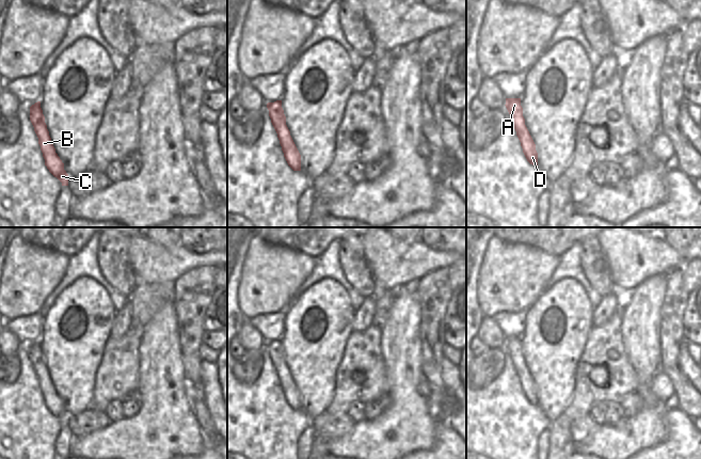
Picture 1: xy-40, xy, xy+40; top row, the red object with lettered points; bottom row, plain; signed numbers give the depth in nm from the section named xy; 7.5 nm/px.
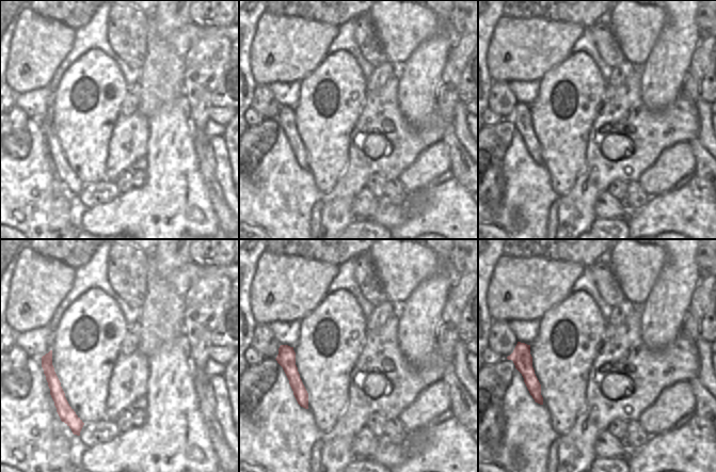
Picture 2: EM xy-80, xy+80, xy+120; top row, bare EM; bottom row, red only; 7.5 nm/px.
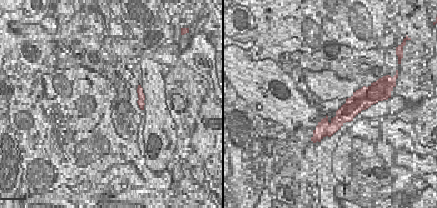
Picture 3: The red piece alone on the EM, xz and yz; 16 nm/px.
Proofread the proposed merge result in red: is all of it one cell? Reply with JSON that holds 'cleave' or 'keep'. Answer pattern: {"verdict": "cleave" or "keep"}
{"verdict": "keep"}

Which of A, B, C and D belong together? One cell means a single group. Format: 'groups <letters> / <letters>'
groups A B C D

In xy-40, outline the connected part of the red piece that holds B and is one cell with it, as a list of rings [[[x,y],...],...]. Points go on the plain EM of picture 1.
[[[37,341],[30,346],[30,360],[38,377],[38,383],[45,398],[45,405],[49,411],[62,422],[62,425],[68,425],[68,413],[64,409],[64,402],[55,392],[55,387],[51,381],[45,362],[45,355],[41,347],[41,341]]]

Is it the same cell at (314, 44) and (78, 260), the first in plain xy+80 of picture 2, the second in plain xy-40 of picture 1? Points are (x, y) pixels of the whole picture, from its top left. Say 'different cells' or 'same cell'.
different cells

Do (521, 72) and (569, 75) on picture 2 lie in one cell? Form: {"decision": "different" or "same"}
{"decision": "different"}

